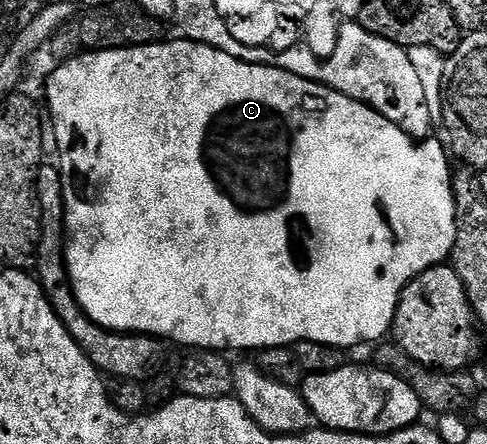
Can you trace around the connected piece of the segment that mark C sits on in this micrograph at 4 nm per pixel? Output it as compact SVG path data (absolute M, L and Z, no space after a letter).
M180 38L180 39L181 39L181 40L169 40L169 41L167 41L167 40L168 40L168 39L166 39L166 40L165 40L165 41L164 41L164 42L158 42L158 43L155 43L155 44L144 44L144 45L143 45L143 46L135 46L135 47L134 47L134 48L120 48L120 49L119 49L119 50L107 50L107 51L106 51L106 52L86 52L86 53L85 53L85 55L83 55L83 56L79 56L79 57L76 57L76 58L74 58L74 59L71 59L71 60L67 60L67 61L64 61L64 62L61 62L61 63L58 63L58 64L57 64L57 65L56 65L56 66L57 66L57 67L58 67L58 68L57 68L57 69L55 69L55 70L54 70L54 72L53 72L53 73L51 73L51 74L50 74L50 76L49 76L49 85L47 85L47 86L46 86L46 88L45 88L45 96L46 96L46 98L47 98L47 99L49 99L49 112L50 112L50 114L51 114L51 115L53 115L53 128L54 128L54 130L55 130L55 131L57 131L57 144L58 144L58 146L59 146L59 147L61 147L61 161L59 161L59 167L60 167L60 170L61 170L61 193L62 193L62 194L63 194L63 198L64 198L64 199L65 199L65 218L64 218L64 221L63 221L63 224L64 224L64 227L65 227L65 228L66 228L66 229L67 229L67 228L68 228L68 227L69 227L69 249L67 249L67 250L66 250L66 252L65 252L65 260L66 260L66 262L67 262L67 263L69 263L69 269L67 269L67 275L68 275L68 278L69 278L69 283L70 283L70 285L71 285L71 287L72 287L72 290L73 290L73 293L74 293L74 294L75 294L75 295L77 295L77 301L78 301L78 302L79 302L79 306L80 306L80 307L81 307L81 309L83 309L83 310L84 310L84 312L85 312L85 313L86 313L86 314L88 314L88 316L89 316L89 317L90 317L90 318L91 318L91 319L92 319L92 320L93 320L93 321L95 321L95 322L96 322L96 323L97 323L97 324L98 324L98 325L99 325L99 326L103 326L103 327L104 327L104 328L110 328L110 329L111 329L111 330L112 330L112 332L131 332L131 333L134 333L134 334L140 334L140 335L142 335L142 336L156 336L156 337L158 337L158 338L160 338L160 339L161 339L161 340L162 340L162 341L165 341L165 342L170 342L170 341L169 341L169 340L174 340L174 342L175 342L175 343L177 343L177 344L186 344L186 346L187 346L187 347L189 347L189 350L226 350L226 349L225 349L225 348L257 348L257 349L256 349L256 350L264 350L264 349L267 349L267 348L284 348L284 347L286 347L286 346L296 346L296 345L297 345L297 344L298 344L298 343L299 343L299 342L303 342L303 341L304 341L304 340L310 340L310 341L311 341L311 342L319 342L319 343L320 343L320 344L330 344L330 345L331 345L331 346L335 346L335 347L336 347L336 348L343 348L343 349L346 349L346 350L352 350L352 348L353 348L353 347L355 347L355 346L356 346L356 344L369 344L369 343L371 343L371 342L372 342L372 340L377 340L377 341L376 341L376 342L381 342L381 341L384 341L384 340L385 340L385 339L386 339L386 337L388 337L388 336L389 336L389 335L390 335L390 332L391 332L391 329L392 329L392 326L393 326L393 319L394 319L394 318L395 318L395 310L396 310L396 309L397 309L397 303L398 303L398 302L399 302L399 298L400 298L400 297L401 297L401 292L402 292L402 290L404 290L404 288L406 288L406 287L407 287L407 285L408 285L408 284L409 284L409 283L411 283L411 282L412 282L412 280L414 280L414 278L415 278L415 277L417 277L417 276L418 276L418 275L419 275L419 274L423 274L423 273L424 273L424 272L426 272L426 270L428 270L428 268L435 268L435 267L437 267L437 265L439 265L439 264L443 264L443 263L446 263L446 261L448 261L448 260L449 260L449 259L450 259L450 257L452 257L452 254L453 254L453 244L454 244L454 242L456 242L456 240L457 240L457 215L456 215L456 214L455 214L455 202L454 202L454 201L453 201L453 177L452 177L452 175L451 175L451 167L450 167L450 168L449 168L449 160L450 160L450 161L451 161L451 156L450 156L450 153L449 153L449 152L448 152L448 151L447 151L447 148L446 148L446 145L445 145L445 144L444 144L444 143L442 143L442 141L441 141L441 144L442 144L442 145L441 145L441 144L440 144L440 142L439 142L439 141L437 141L437 140L433 140L433 139L434 139L434 138L429 138L429 139L426 139L426 140L425 140L425 141L424 141L424 142L421 142L421 143L418 143L418 141L416 141L416 140L414 140L414 139L413 139L413 137L412 137L412 136L408 136L408 135L407 135L407 133L406 133L406 132L404 132L404 130L402 130L402 128L400 128L400 127L399 127L399 126L395 126L395 125L394 125L394 124L393 124L393 123L392 123L392 122L391 122L391 121L390 121L390 120L388 120L388 119L387 119L387 118L383 118L383 114L379 114L379 113L378 113L378 112L376 112L376 110L374 110L374 109L373 109L373 108L369 108L369 107L367 107L367 106L366 106L366 104L364 104L364 103L363 103L363 102L359 102L359 101L358 101L358 100L352 100L352 99L351 99L351 97L350 97L350 96L348 96L348 95L347 95L347 94L343 94L343 93L342 93L342 92L337 92L337 91L335 91L335 90L334 90L334 89L333 89L333 88L329 88L329 87L327 87L327 85L326 85L326 84L317 84L317 83L316 83L316 82L315 82L315 81L313 81L313 80L308 80L308 79L307 79L307 78L299 78L299 77L298 77L298 76L296 76L296 75L295 75L295 74L291 74L291 73L290 73L290 72L288 72L288 71L287 71L287 70L279 70L279 69L278 69L278 68L275 68L275 67L273 67L273 65L272 65L272 64L248 64L248 63L247 63L247 62L243 62L243 61L242 61L242 60L240 60L240 59L239 59L239 58L235 58L235 57L234 57L234 56L232 56L232 55L231 55L231 54L227 54L227 53L226 53L226 52L224 52L224 51L223 51L223 50L219 50L219 49L218 49L218 48L212 48L212 47L211 47L211 46L207 46L207 45L206 45L206 44L199 44L199 43L197 43L197 41L196 41L196 40L191 40L191 39L188 39L188 38Z

